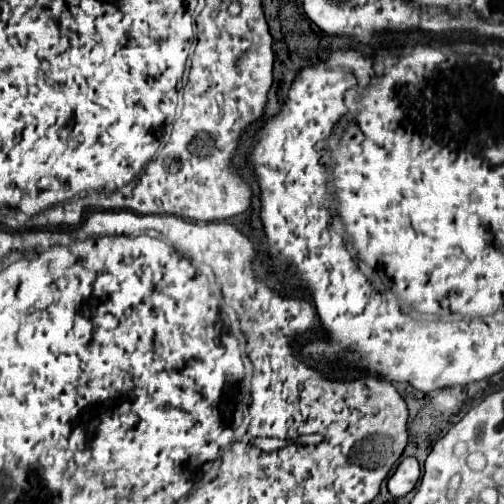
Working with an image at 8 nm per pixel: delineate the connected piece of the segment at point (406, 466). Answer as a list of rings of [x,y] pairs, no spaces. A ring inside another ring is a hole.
[[[405,458],[393,472],[393,476],[389,478],[387,482],[387,488],[391,492],[393,498],[401,498],[401,496],[407,496],[415,486],[417,486],[417,480],[421,476],[421,470],[419,470],[419,462],[415,458]]]

